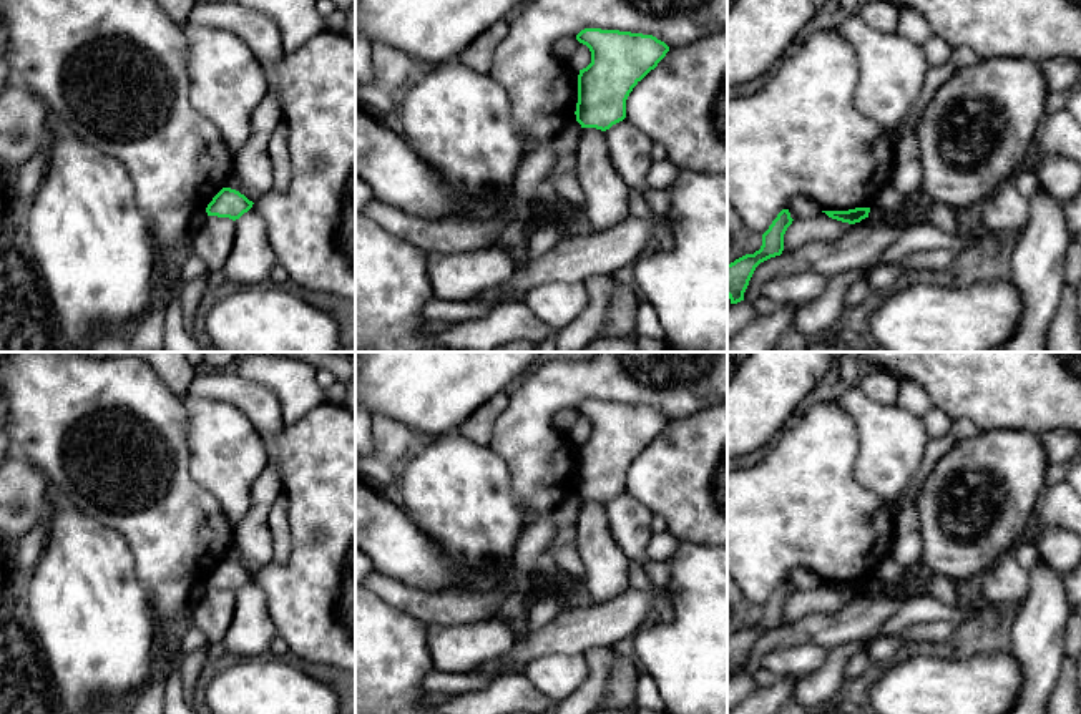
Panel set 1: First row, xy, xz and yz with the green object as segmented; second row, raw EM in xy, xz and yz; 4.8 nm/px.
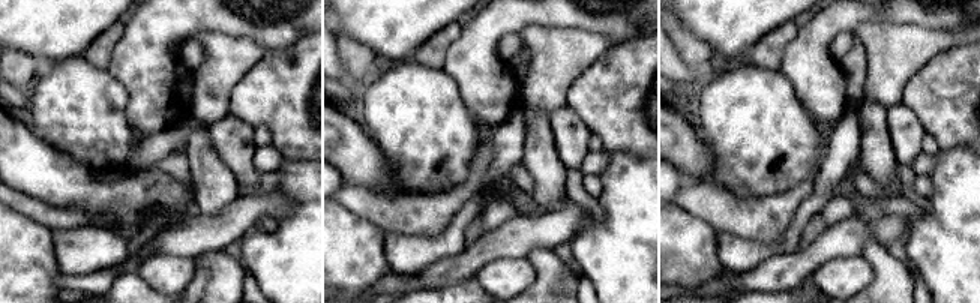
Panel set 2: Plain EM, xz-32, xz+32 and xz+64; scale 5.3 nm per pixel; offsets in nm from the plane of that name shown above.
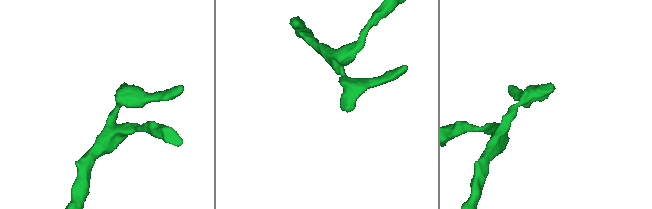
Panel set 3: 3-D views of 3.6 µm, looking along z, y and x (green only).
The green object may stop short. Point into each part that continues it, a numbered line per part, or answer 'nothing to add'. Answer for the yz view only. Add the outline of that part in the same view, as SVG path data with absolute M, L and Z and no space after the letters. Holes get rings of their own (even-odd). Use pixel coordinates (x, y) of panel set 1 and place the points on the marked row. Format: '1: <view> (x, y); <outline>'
nothing to add

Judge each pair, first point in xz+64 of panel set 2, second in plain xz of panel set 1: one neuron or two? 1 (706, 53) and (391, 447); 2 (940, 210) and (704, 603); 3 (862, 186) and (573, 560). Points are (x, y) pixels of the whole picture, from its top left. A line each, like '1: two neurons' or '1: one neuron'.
1: one neuron
2: one neuron
3: one neuron

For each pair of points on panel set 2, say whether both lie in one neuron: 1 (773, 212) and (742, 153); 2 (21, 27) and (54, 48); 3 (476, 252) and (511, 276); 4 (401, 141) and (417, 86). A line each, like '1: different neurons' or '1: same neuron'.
1: different neurons
2: same neuron
3: different neurons
4: same neuron

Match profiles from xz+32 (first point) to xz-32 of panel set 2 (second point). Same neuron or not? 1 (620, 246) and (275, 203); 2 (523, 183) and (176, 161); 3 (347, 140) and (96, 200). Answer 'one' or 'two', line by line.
1: two
2: one
3: one

